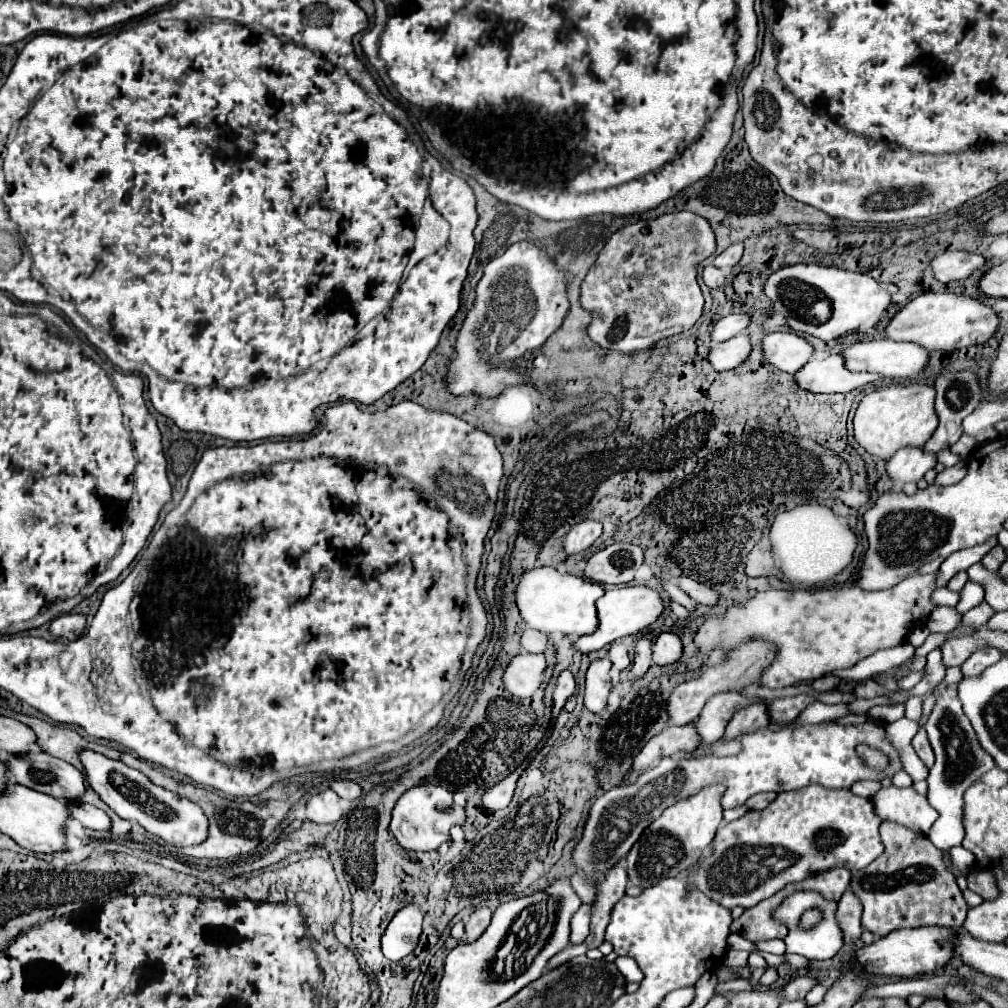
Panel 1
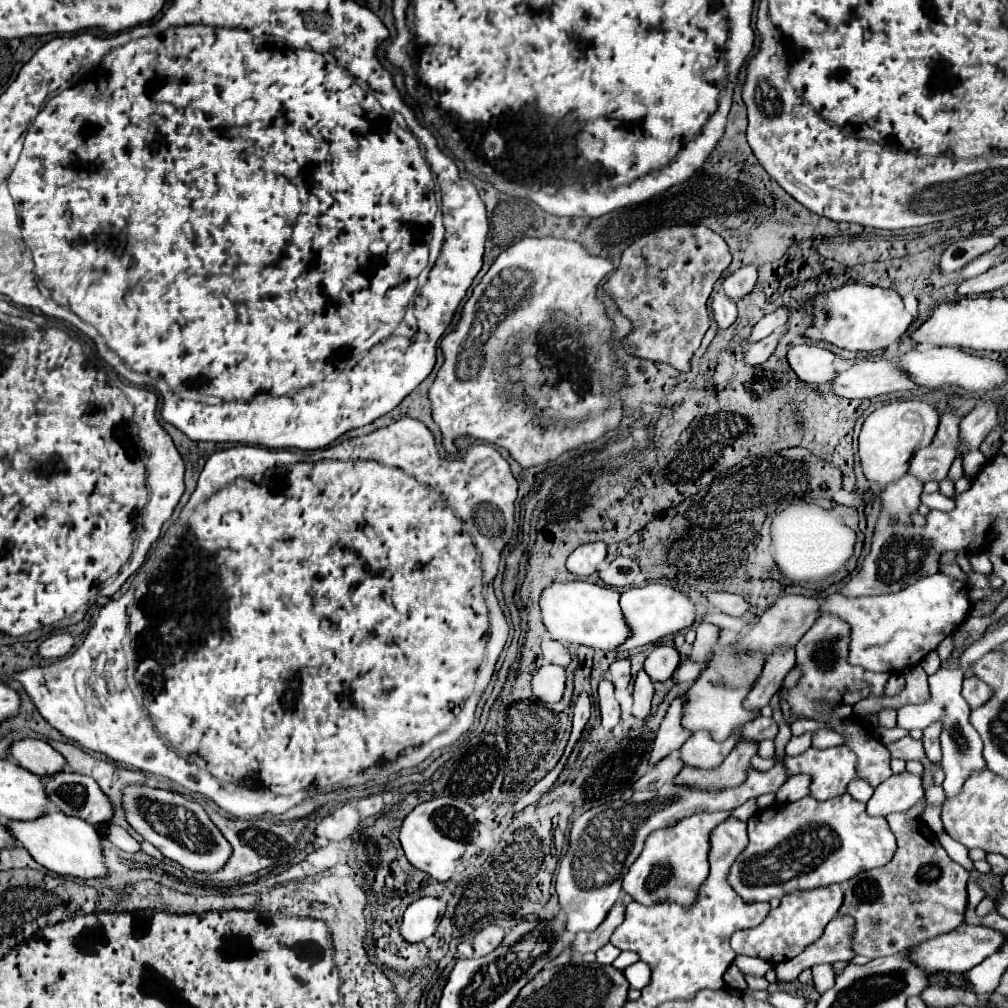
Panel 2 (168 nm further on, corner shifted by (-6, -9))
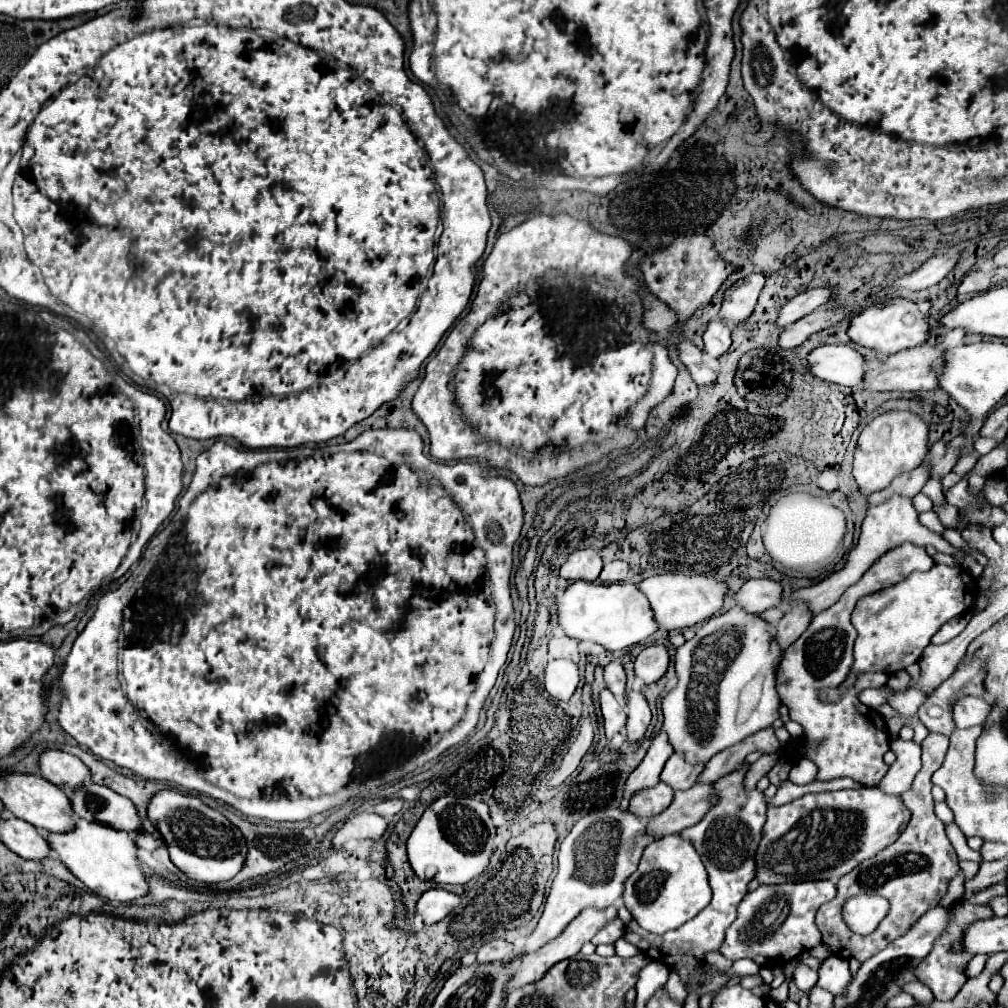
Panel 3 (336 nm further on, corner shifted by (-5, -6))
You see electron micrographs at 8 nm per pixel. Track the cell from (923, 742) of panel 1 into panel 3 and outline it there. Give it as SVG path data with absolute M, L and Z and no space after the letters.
M981 647L973 653L973 659L971 661L963 661L957 665L955 673L945 679L927 699L925 703L919 707L919 719L921 723L929 729L929 731L939 731L941 735L951 735L953 729L955 729L955 723L953 723L953 701L959 701L961 697L983 697L985 695L985 685L983 685L983 679L985 679L985 659L989 655L989 649L987 647Z

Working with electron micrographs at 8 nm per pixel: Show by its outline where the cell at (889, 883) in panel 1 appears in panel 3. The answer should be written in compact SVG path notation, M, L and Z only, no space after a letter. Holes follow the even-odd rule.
M929 733L929 737L921 743L923 767L915 775L911 789L901 795L903 803L913 813L911 821L907 823L907 829L901 833L901 837L895 843L891 843L891 847L885 847L875 857L865 859L863 863L859 863L859 867L855 867L853 871L843 875L837 883L835 899L825 903L817 911L817 927L823 933L823 945L829 945L837 957L841 957L841 959L853 957L859 963L863 963L869 957L883 951L893 939L897 939L899 935L905 935L905 931L909 931L911 925L921 915L925 915L931 907L939 905L939 899L947 891L949 881L953 879L953 875L959 873L957 853L945 835L945 825L941 823L941 819L937 819L937 815L933 811L935 801L931 797L931 787L933 787L931 775L943 765L947 747L949 747L949 737L939 735L939 733ZM861 893L881 895L891 903L887 917L879 923L879 927L871 935L853 933L841 917L843 903L849 897L861 895Z

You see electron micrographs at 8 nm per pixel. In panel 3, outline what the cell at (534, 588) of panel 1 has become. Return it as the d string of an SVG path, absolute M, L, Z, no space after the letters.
M575 581L559 597L557 609L559 625L569 637L599 643L607 651L621 651L631 645L637 645L659 629L647 597L635 583L595 585L587 581Z

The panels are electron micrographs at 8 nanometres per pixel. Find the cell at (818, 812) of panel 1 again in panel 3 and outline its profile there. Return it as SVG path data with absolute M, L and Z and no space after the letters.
M879 787L861 789L841 789L841 791L821 791L807 793L791 803L769 807L767 821L763 827L763 839L757 851L757 879L763 885L771 883L797 883L815 879L839 879L857 867L863 859L877 855L883 847L891 845L901 831L907 827L911 811L903 805L897 795L887 795Z

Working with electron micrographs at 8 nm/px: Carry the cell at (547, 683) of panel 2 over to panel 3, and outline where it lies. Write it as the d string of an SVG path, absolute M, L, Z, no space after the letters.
M555 659L545 669L545 689L553 699L569 701L579 683L577 665L569 659Z

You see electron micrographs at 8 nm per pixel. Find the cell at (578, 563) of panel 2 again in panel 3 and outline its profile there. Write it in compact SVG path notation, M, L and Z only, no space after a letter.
M581 549L569 555L561 567L561 577L569 581L595 581L603 569L603 561L595 549Z

